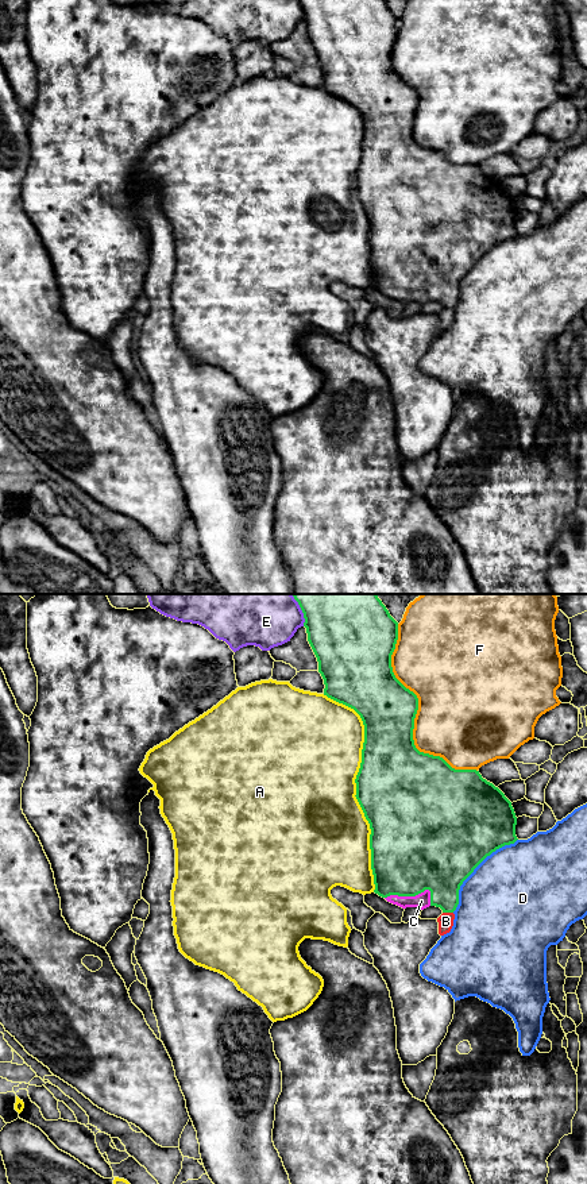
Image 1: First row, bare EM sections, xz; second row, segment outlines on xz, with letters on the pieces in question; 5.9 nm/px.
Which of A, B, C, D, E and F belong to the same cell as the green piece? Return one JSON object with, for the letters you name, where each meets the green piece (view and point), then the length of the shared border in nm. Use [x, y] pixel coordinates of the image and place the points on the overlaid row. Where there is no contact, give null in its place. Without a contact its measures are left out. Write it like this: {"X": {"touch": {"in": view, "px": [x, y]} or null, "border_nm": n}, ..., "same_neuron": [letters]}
{"C": {"touch": {"in": "xz", "px": [408, 895]}, "border_nm": 280}, "same_neuron": ["C"]}

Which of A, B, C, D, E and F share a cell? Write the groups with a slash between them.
A / B / C / D / E / F

